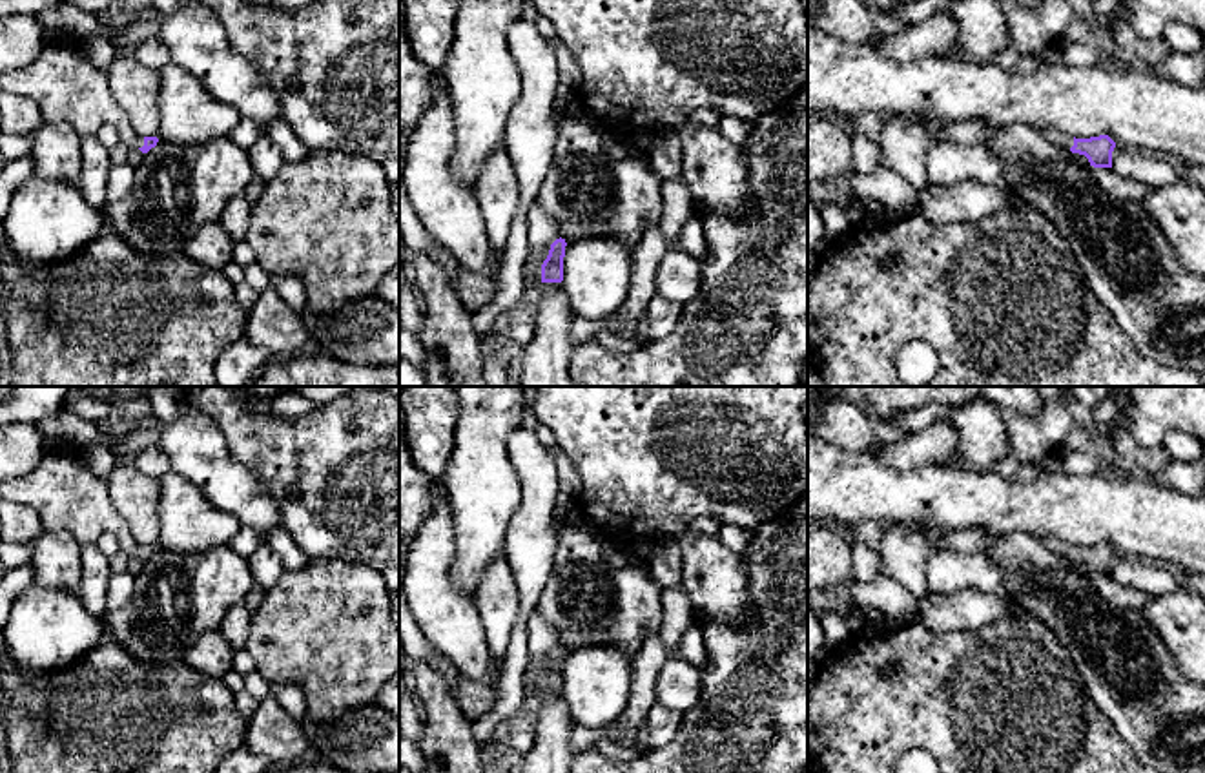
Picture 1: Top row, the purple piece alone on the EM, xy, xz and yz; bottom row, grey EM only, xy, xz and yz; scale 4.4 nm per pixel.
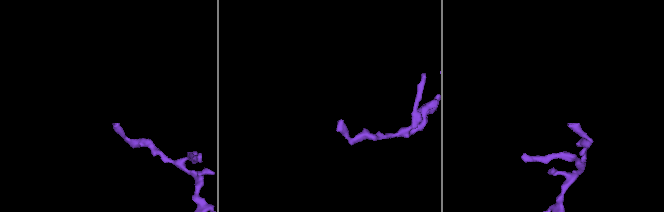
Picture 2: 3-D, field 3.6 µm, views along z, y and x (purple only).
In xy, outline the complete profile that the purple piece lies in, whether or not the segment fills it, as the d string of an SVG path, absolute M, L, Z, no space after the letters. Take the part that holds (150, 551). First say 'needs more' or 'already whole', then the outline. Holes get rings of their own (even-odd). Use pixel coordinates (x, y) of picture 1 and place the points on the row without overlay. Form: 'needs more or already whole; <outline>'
needs more; M75 445L55 447L29 474L2 481L0 498L33 507L44 531L67 531L82 547L113 534L129 558L148 562L159 551L133 538L111 503L106 479L88 469Z

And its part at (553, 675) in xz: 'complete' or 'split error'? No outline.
split error

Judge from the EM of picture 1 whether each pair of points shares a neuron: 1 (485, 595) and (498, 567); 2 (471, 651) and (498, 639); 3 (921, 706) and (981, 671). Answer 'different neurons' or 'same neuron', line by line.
1: same neuron
2: different neurons
3: same neuron

